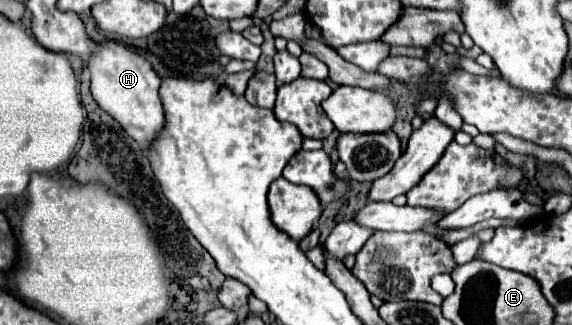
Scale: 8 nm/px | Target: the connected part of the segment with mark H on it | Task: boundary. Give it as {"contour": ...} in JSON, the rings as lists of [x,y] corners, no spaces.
{"contour":[[[109,40],[99,46],[99,52],[95,58],[91,58],[91,66],[87,68],[91,72],[91,94],[95,102],[105,112],[109,112],[123,126],[123,130],[127,130],[127,134],[147,152],[167,122],[159,96],[161,78],[155,74],[151,64],[143,56],[127,50],[121,42]]]}

